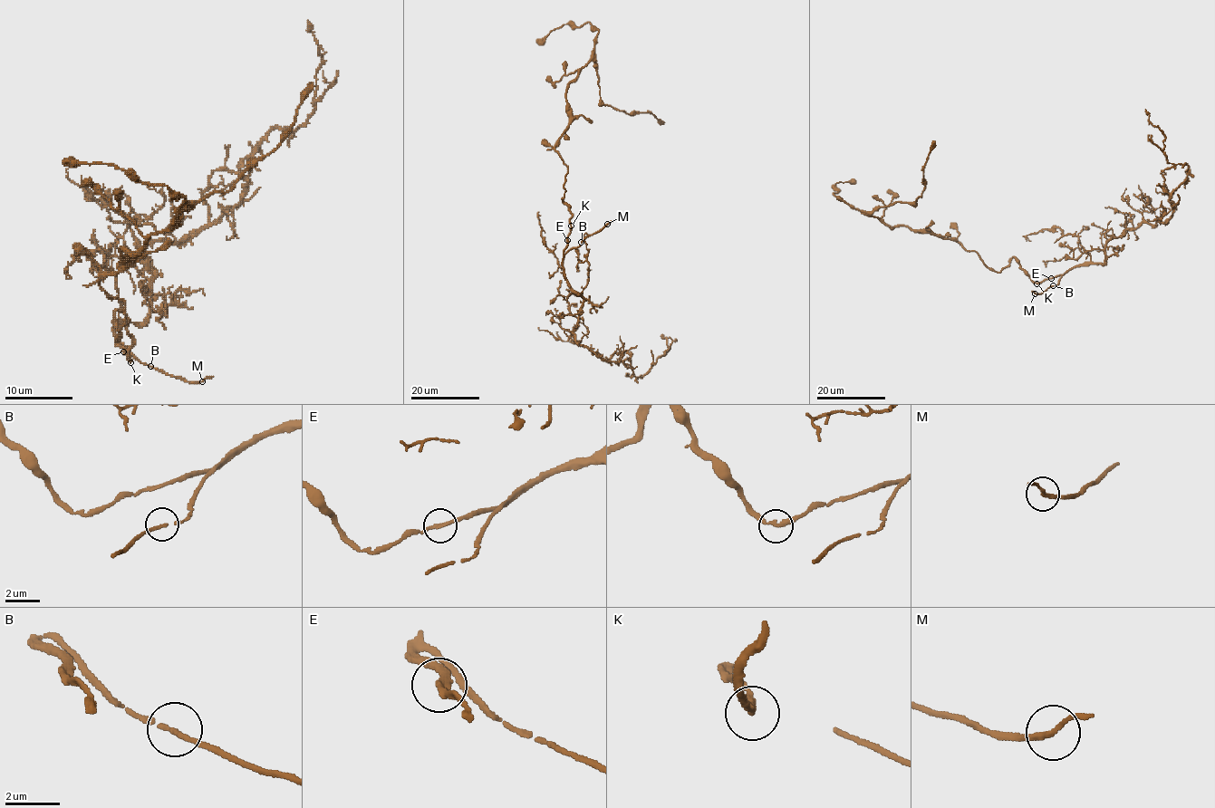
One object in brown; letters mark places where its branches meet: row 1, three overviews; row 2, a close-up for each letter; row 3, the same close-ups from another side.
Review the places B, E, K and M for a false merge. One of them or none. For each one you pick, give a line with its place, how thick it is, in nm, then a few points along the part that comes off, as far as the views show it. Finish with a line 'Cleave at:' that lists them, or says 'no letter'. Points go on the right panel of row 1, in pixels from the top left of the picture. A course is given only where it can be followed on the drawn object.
Cleave at: no letter

